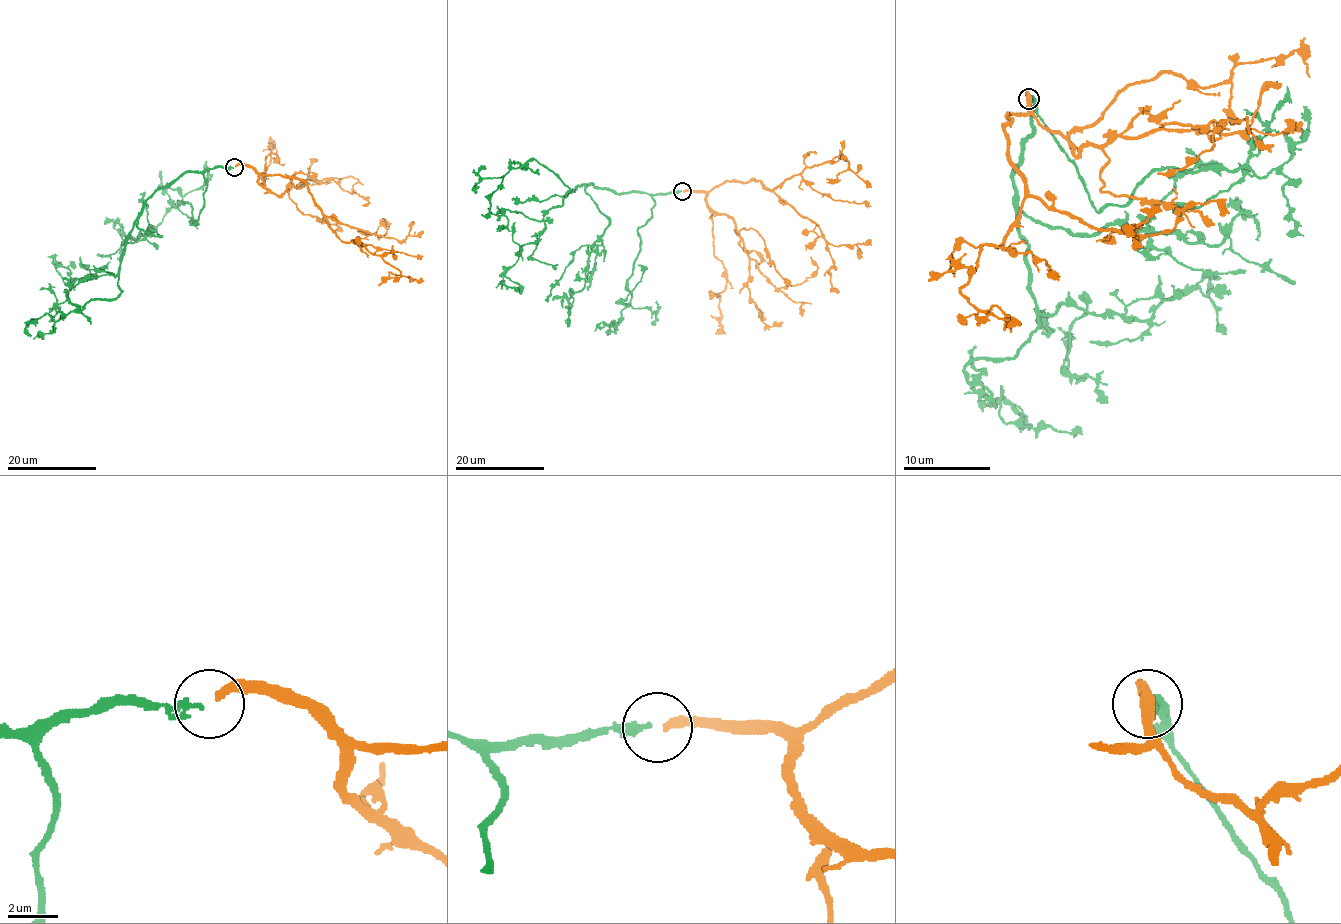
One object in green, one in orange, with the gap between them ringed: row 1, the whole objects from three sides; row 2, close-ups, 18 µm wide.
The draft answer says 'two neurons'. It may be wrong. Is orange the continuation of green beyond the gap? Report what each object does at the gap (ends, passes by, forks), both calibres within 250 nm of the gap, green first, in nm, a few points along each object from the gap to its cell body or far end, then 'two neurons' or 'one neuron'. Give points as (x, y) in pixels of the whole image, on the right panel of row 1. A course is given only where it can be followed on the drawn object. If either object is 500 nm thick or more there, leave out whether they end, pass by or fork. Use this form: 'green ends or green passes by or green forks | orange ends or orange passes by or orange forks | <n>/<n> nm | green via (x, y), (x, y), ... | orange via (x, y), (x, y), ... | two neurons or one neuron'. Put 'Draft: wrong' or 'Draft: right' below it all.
green ends | orange ends | 200/300 nm | green via (1029, 99), (1031, 132), (1014, 195), (1038, 328), (1014, 354), (975, 358), (964, 376), (1009, 422), (1073, 437) | orange via (1029, 97), (1005, 127), (1025, 184), (1020, 219), (981, 247), (961, 287), (1012, 332) | two neurons
Draft: right

